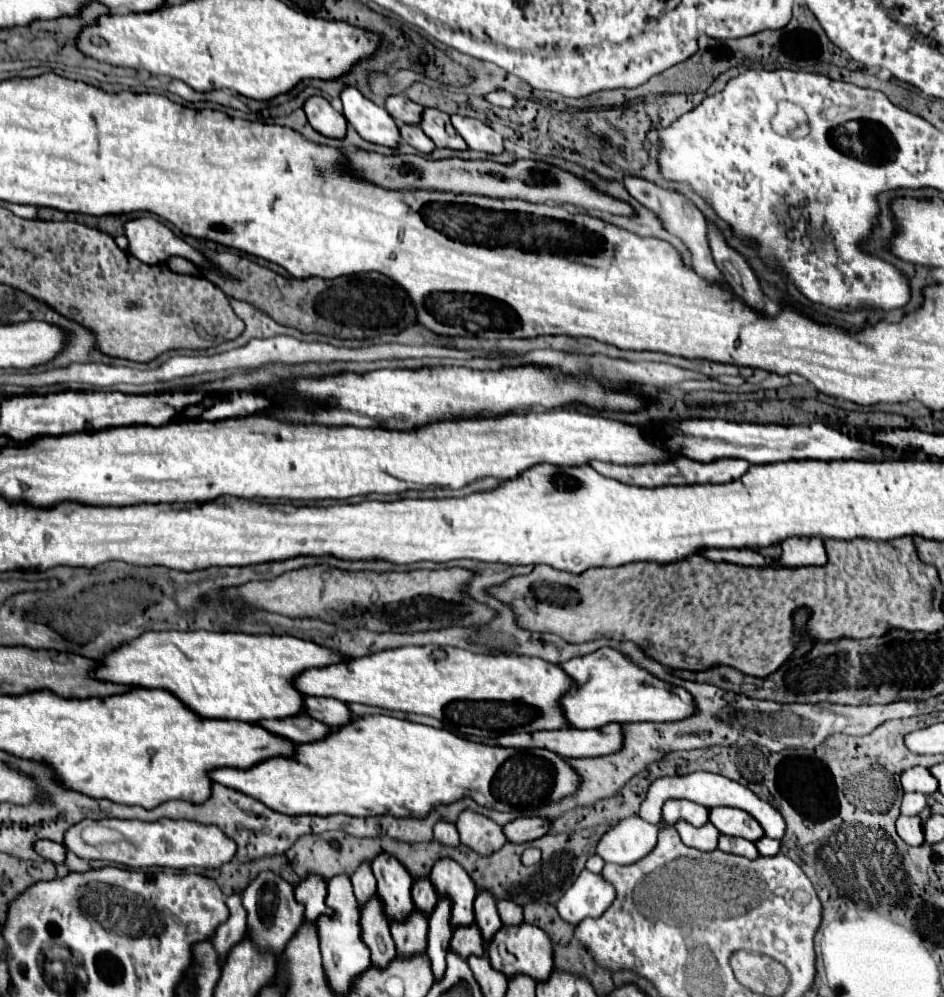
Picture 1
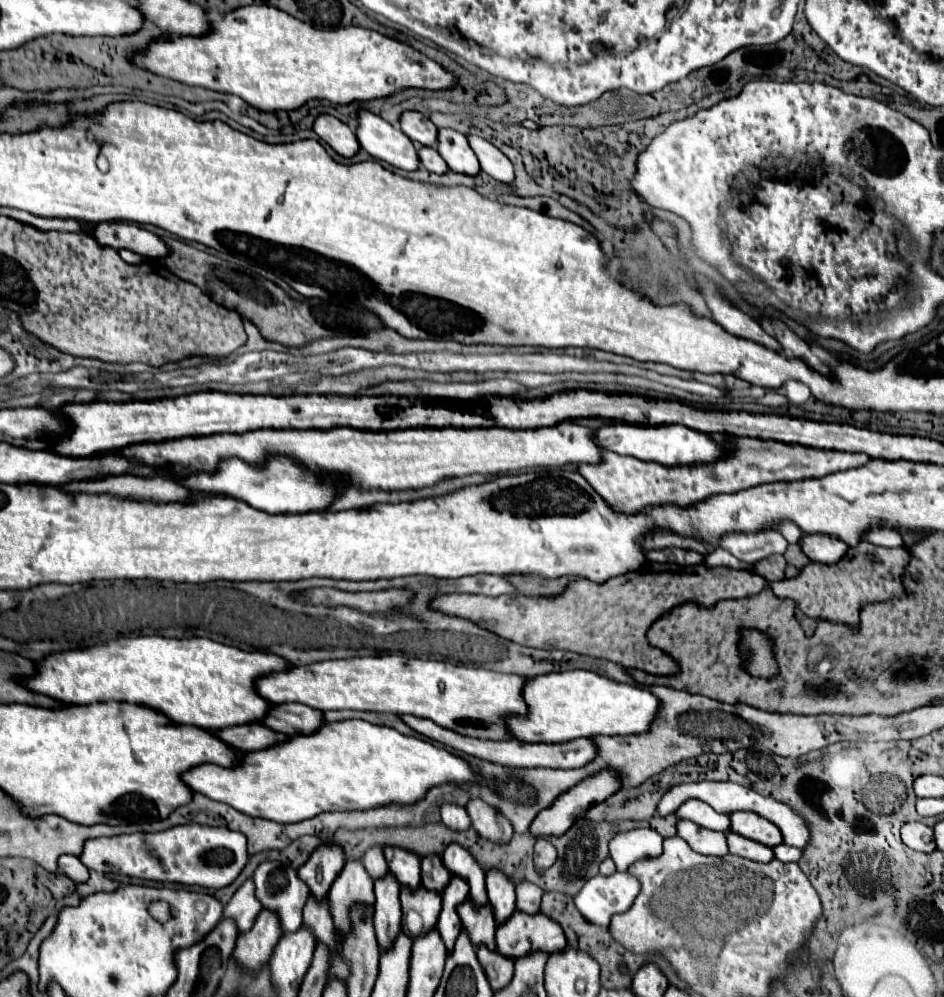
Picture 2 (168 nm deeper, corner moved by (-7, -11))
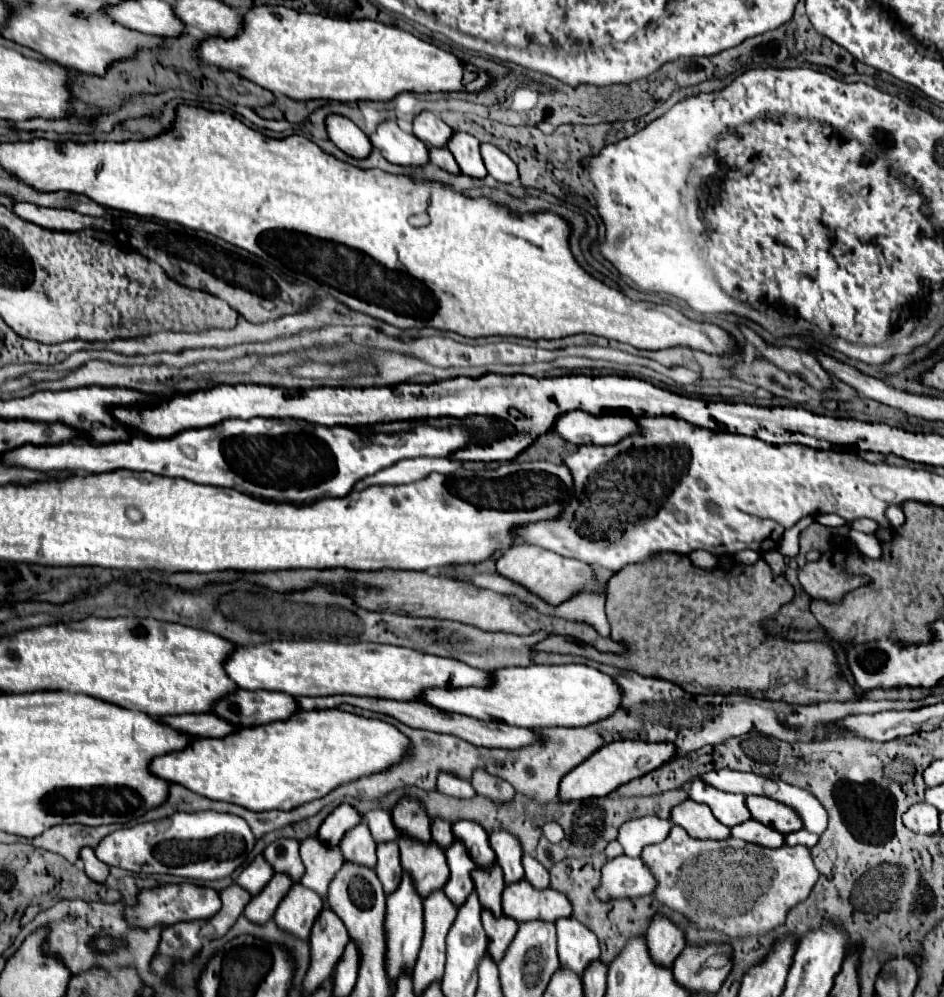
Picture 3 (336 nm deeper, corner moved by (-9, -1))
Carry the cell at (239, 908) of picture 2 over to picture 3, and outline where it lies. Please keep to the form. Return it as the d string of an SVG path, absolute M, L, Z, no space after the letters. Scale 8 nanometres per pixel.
M259 854L243 872L241 872L241 876L237 878L237 884L241 886L241 888L245 888L249 894L259 894L265 886L267 886L267 882L273 878L273 874L275 874L275 870L273 870L273 866Z

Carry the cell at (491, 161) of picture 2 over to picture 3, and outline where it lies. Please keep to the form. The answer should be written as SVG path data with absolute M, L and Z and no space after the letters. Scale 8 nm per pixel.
M481 144L481 156L483 156L489 176L493 176L497 182L513 184L519 180L519 172L517 172L515 162L505 152L501 152L497 146Z

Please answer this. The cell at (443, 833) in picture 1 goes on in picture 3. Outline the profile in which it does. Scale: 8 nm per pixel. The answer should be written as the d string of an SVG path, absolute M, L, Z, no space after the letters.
M441 772L437 776L437 790L455 798L471 798L475 794L469 780L461 780L459 776L453 776L449 772Z

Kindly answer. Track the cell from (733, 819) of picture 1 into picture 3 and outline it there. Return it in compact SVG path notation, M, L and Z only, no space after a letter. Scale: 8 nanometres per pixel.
M749 796L747 806L755 820L777 828L783 834L797 832L803 828L803 820L797 816L797 812L777 800L765 796Z

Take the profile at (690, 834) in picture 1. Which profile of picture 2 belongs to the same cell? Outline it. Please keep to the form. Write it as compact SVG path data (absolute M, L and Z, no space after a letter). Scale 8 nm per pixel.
M679 820L677 834L699 854L705 854L705 856L725 856L727 854L727 842L725 842L723 832L711 832L689 820Z

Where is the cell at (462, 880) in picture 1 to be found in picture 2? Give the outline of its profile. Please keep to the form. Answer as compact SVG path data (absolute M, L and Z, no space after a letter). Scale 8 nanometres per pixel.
M459 844L447 846L443 852L443 864L453 874L463 878L469 884L469 900L475 908L487 904L487 890L485 890L485 872L473 860L473 856L461 848Z

